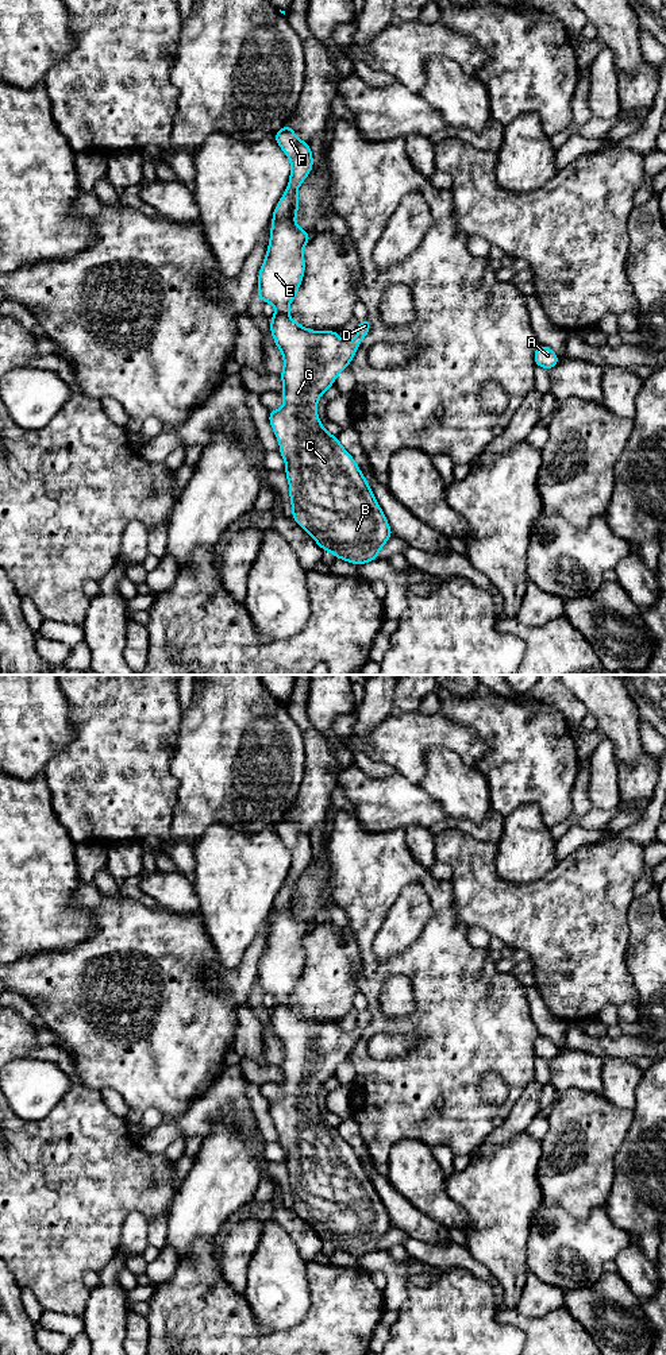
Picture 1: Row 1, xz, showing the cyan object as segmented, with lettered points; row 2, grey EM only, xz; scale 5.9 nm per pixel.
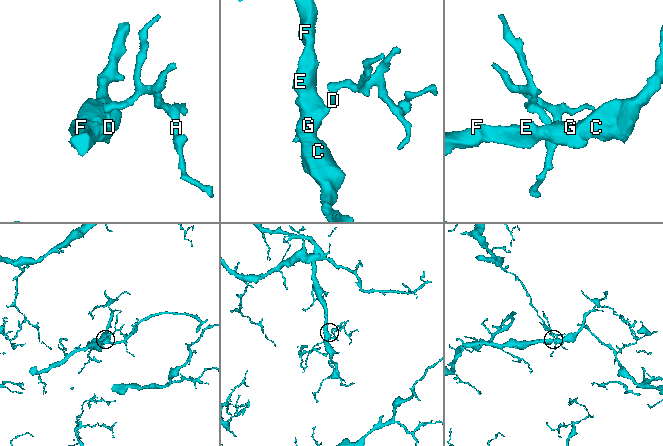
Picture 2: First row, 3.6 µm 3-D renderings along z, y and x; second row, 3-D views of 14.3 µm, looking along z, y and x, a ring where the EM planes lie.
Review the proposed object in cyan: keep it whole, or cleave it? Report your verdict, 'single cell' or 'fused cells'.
single cell

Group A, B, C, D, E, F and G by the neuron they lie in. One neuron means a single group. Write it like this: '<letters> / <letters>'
A B C D E F G

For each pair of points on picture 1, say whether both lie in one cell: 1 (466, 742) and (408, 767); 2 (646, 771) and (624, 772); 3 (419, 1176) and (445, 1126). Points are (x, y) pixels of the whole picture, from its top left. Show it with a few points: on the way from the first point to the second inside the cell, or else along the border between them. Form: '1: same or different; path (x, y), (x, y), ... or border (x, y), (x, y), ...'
1: same; path (450, 740), (430, 740), (419, 751)
2: same; path (641, 772), (630, 772)
3: different; border (399, 1141), (418, 1139), (430, 1147)

